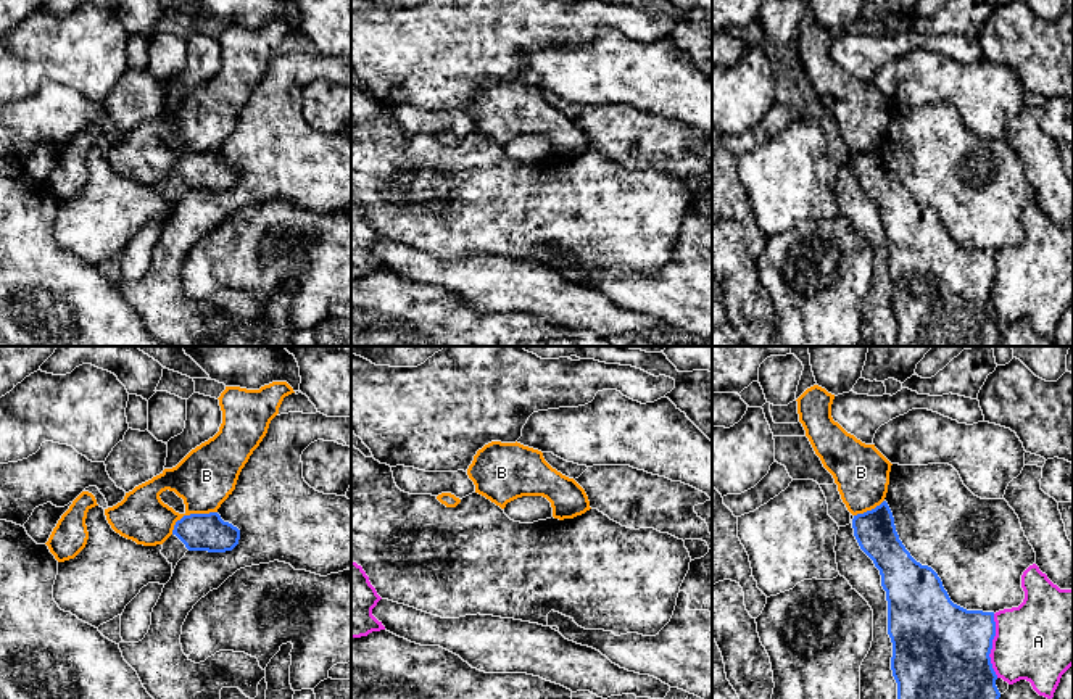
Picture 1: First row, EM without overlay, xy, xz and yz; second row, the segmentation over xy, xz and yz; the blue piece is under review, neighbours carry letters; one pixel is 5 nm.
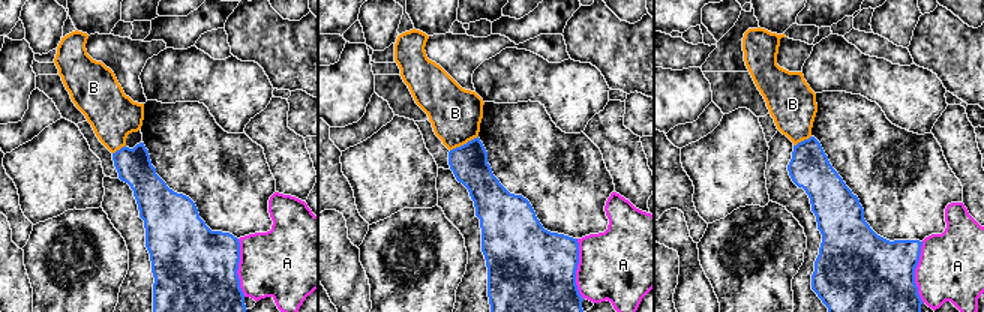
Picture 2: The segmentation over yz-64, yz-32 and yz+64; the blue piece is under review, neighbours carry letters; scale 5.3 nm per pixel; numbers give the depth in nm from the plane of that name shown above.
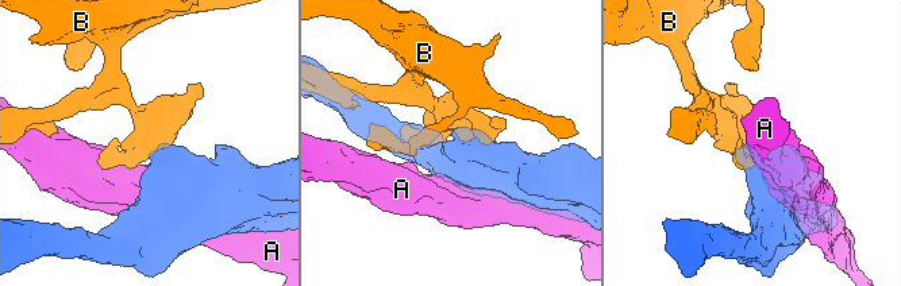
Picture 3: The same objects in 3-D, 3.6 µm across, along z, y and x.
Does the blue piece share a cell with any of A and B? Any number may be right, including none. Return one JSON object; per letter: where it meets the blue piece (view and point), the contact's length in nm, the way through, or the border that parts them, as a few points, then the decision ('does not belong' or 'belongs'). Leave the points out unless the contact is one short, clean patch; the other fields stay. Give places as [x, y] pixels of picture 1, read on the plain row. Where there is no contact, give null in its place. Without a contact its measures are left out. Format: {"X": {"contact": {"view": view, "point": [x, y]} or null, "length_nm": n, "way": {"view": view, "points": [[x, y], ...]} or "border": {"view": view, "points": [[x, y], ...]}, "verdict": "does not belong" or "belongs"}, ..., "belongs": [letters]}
{"A": {"contact": {"view": "yz", "point": [991, 285]}, "length_nm": 320, "verdict": "does not belong"}, "B": {"contact": {"view": "xy", "point": [190, 153]}, "length_nm": 260, "border": {"view": "xy", "points": [[216, 150], [184, 153], [171, 173]]}, "verdict": "does not belong"}, "belongs": []}

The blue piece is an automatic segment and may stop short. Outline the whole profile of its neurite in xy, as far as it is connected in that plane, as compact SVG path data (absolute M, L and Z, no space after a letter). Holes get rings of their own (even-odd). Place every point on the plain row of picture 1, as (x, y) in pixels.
M218 151L190 153L176 161L176 174L188 190L226 192L240 179L240 169L224 161Z

